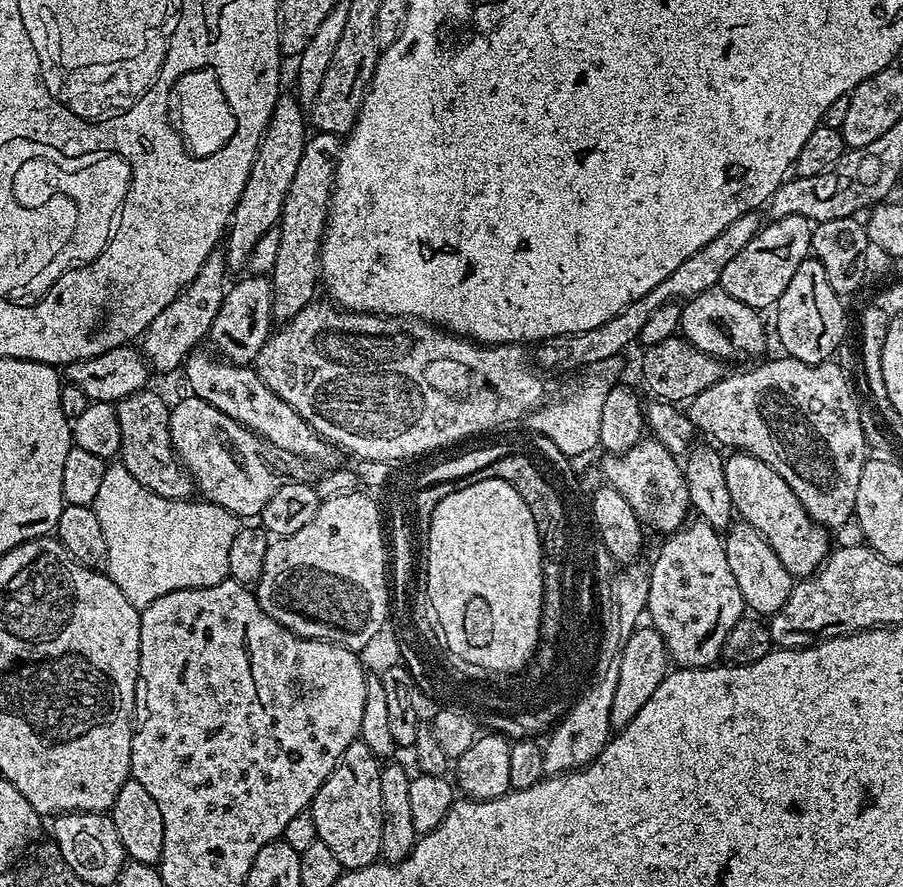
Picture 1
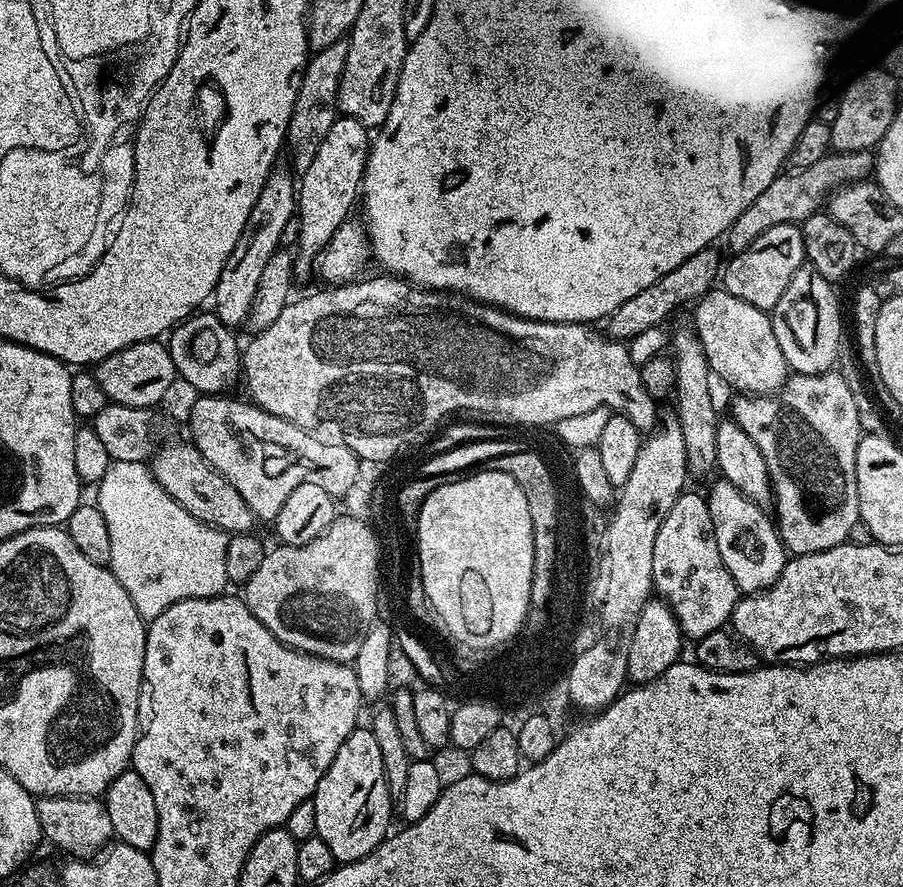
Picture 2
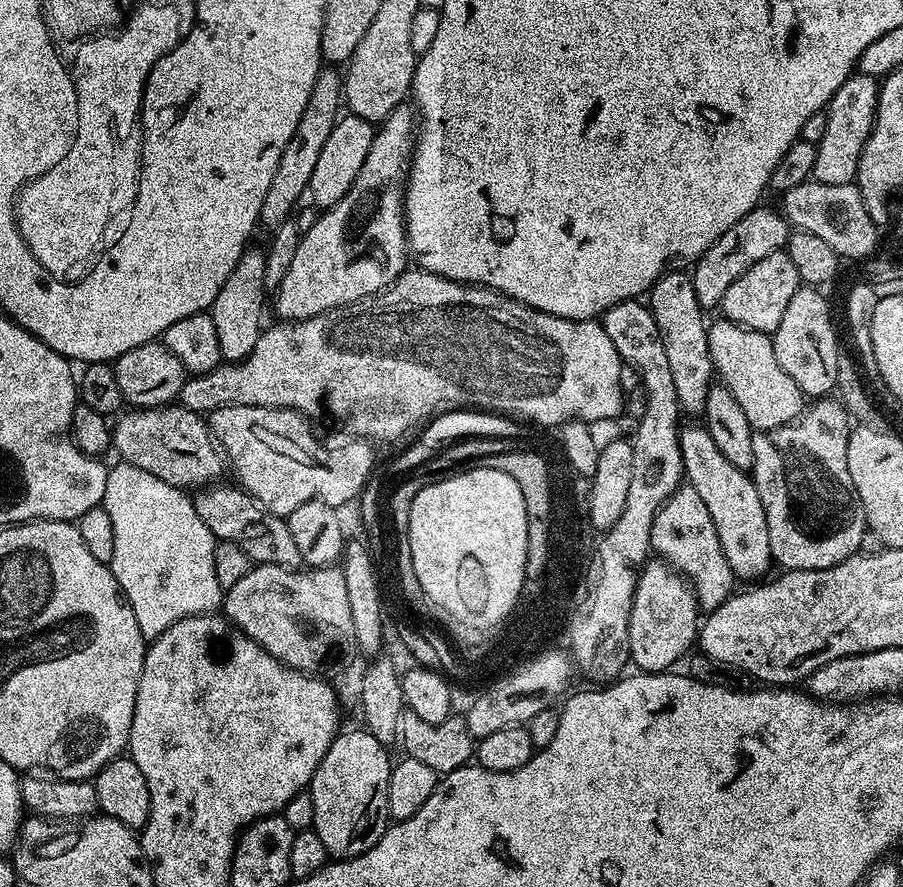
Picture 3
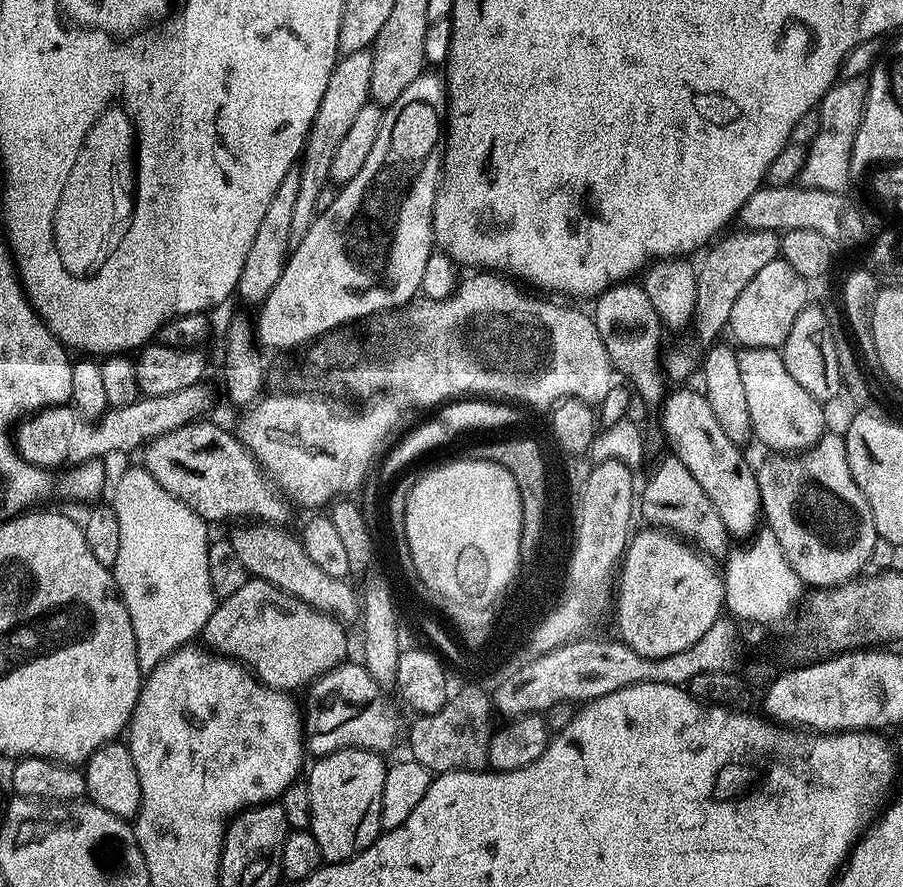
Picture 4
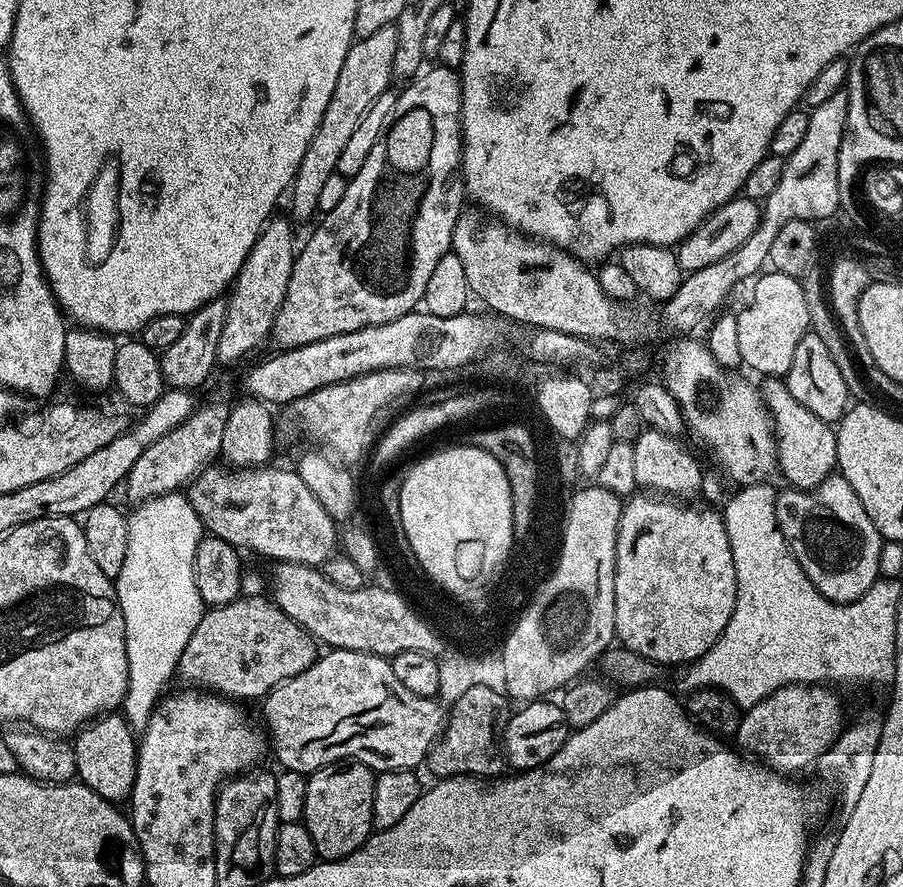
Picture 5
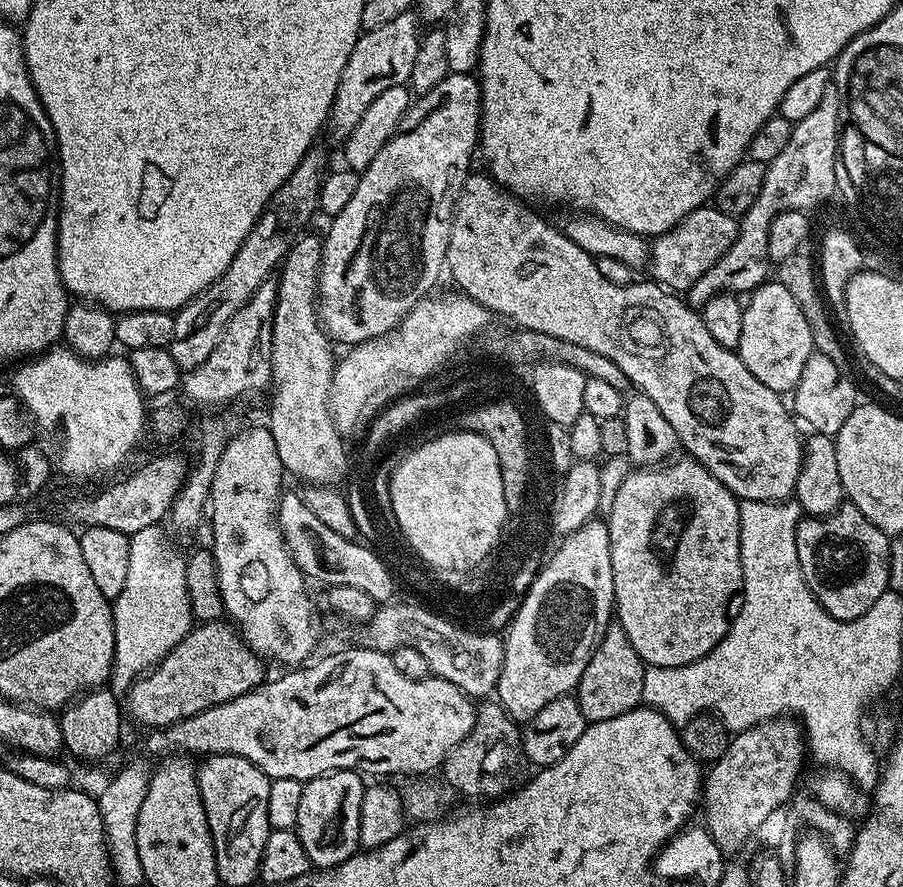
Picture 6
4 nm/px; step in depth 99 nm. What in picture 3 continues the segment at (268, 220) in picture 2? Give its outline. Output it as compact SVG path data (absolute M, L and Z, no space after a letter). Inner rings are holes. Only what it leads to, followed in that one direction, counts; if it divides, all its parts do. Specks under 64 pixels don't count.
M255 246L249 247L240 255L230 278L222 282L222 290L218 290L218 298L214 298L210 315L214 322L214 330L218 334L220 355L225 361L239 362L245 360L254 350L262 331L260 319L264 316L264 275L267 270L267 255Z

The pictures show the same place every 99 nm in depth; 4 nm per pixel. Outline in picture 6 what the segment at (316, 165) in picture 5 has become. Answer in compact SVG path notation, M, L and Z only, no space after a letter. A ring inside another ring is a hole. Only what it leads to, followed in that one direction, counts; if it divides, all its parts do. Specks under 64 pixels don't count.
M412 10L398 14L398 18L383 26L361 31L360 37L354 42L354 50L350 50L350 58L346 58L342 78L338 78L338 90L328 115L326 132L332 135L337 146L344 144L380 94L391 87L409 83L410 70L414 70L414 58L418 54L421 37L422 21Z

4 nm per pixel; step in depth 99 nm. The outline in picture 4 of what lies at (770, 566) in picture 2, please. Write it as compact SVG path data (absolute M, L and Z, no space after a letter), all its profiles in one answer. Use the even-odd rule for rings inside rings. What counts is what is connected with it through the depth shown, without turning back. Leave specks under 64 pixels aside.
M680 386L672 390L676 392L669 391L658 408L660 428L672 447L669 448L671 455L677 456L682 466L690 470L698 486L702 486L706 498L710 498L710 502L714 504L714 510L718 512L718 518L722 520L722 526L728 531L729 537L736 538L748 531L751 533L762 518L756 472L740 453L741 449L730 442L718 426L703 391L696 389L695 392L688 387L692 386Z

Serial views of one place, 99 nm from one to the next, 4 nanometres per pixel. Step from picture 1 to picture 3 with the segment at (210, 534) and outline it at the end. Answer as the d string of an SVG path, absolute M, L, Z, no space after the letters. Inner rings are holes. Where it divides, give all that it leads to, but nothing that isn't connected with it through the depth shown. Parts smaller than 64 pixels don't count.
M113 463L108 469L106 494L103 505L110 522L114 522L114 558L111 562L112 576L116 585L124 593L124 599L134 610L138 630L142 630L145 641L157 640L174 622L191 616L212 614L221 607L222 589L214 574L214 550L216 537L198 518L193 497L187 491L146 474L133 464Z

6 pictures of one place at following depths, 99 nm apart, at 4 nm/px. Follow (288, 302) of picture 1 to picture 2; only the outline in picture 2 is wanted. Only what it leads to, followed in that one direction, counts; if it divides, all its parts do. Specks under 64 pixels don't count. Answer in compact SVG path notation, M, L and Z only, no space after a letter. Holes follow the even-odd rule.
M341 115L330 126L326 138L322 138L322 146L318 146L318 152L311 159L310 166L299 173L296 216L299 217L301 226L294 243L294 276L297 281L313 275L316 257L334 236L334 230L338 230L338 226L349 219L351 212L348 211L352 204L354 208L358 200L369 143L369 129L357 120Z

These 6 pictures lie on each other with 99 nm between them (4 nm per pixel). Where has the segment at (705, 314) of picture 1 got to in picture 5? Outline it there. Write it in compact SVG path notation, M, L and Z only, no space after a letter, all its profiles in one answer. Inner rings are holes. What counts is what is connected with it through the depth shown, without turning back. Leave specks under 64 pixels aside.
M780 378L763 381L762 395L772 420L772 433L776 435L776 462L779 475L788 479L791 487L801 490L817 488L836 468L836 428L818 414L810 414L794 394L790 394L787 383Z

